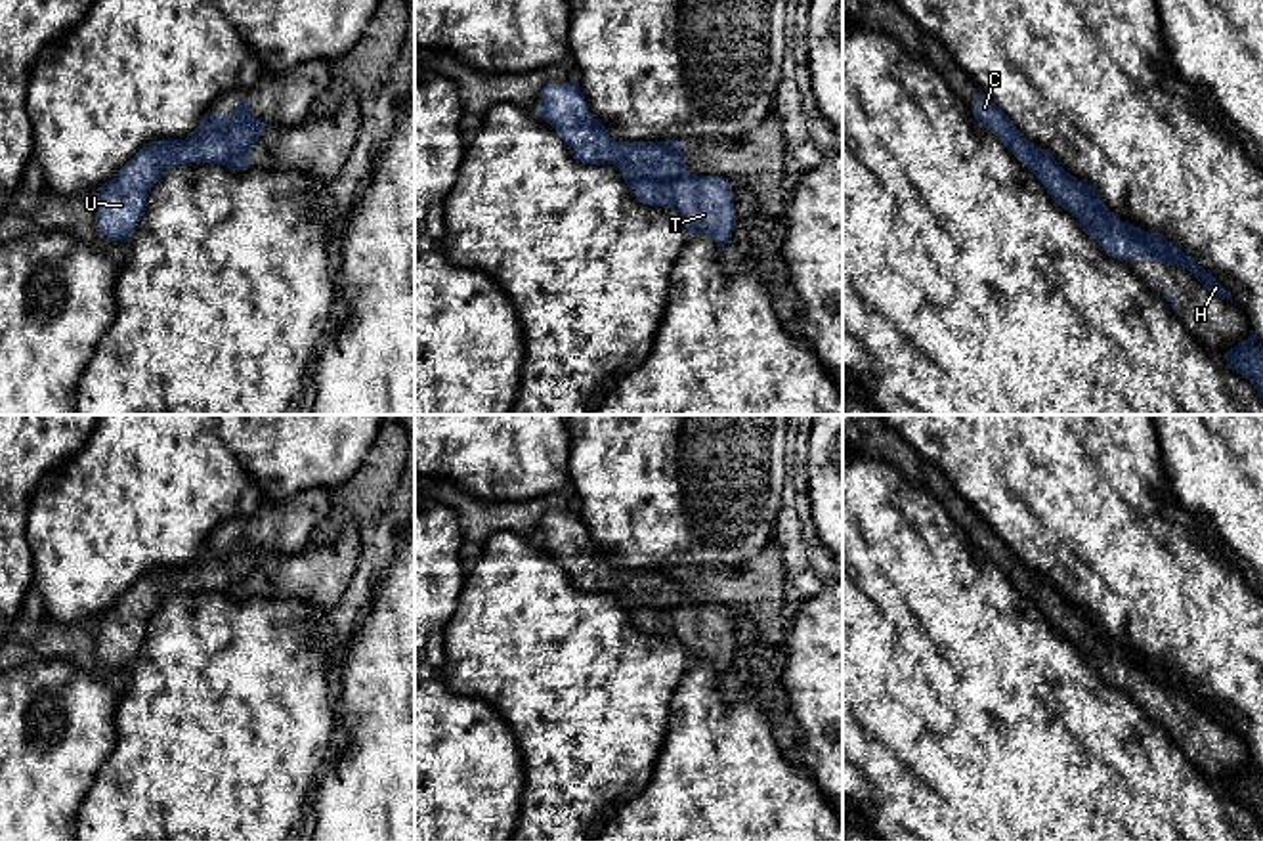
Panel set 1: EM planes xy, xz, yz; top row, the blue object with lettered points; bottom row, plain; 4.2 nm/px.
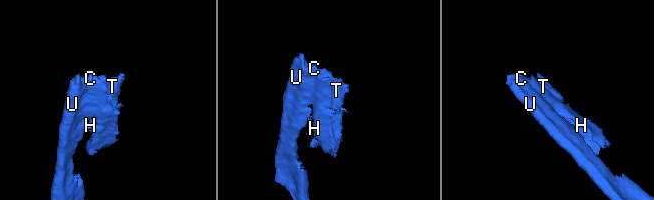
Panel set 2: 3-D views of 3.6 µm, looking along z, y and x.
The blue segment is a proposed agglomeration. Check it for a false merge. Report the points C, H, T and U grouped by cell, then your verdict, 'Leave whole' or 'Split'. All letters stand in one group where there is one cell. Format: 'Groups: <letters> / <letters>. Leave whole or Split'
Groups: C H T / U. Split

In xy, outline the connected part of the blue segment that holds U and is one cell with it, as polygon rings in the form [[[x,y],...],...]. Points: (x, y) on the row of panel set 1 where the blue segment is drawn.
[[[201,138],[157,140],[143,145],[94,195],[96,229],[107,239],[128,241],[155,183],[178,164],[203,162],[201,145]]]

